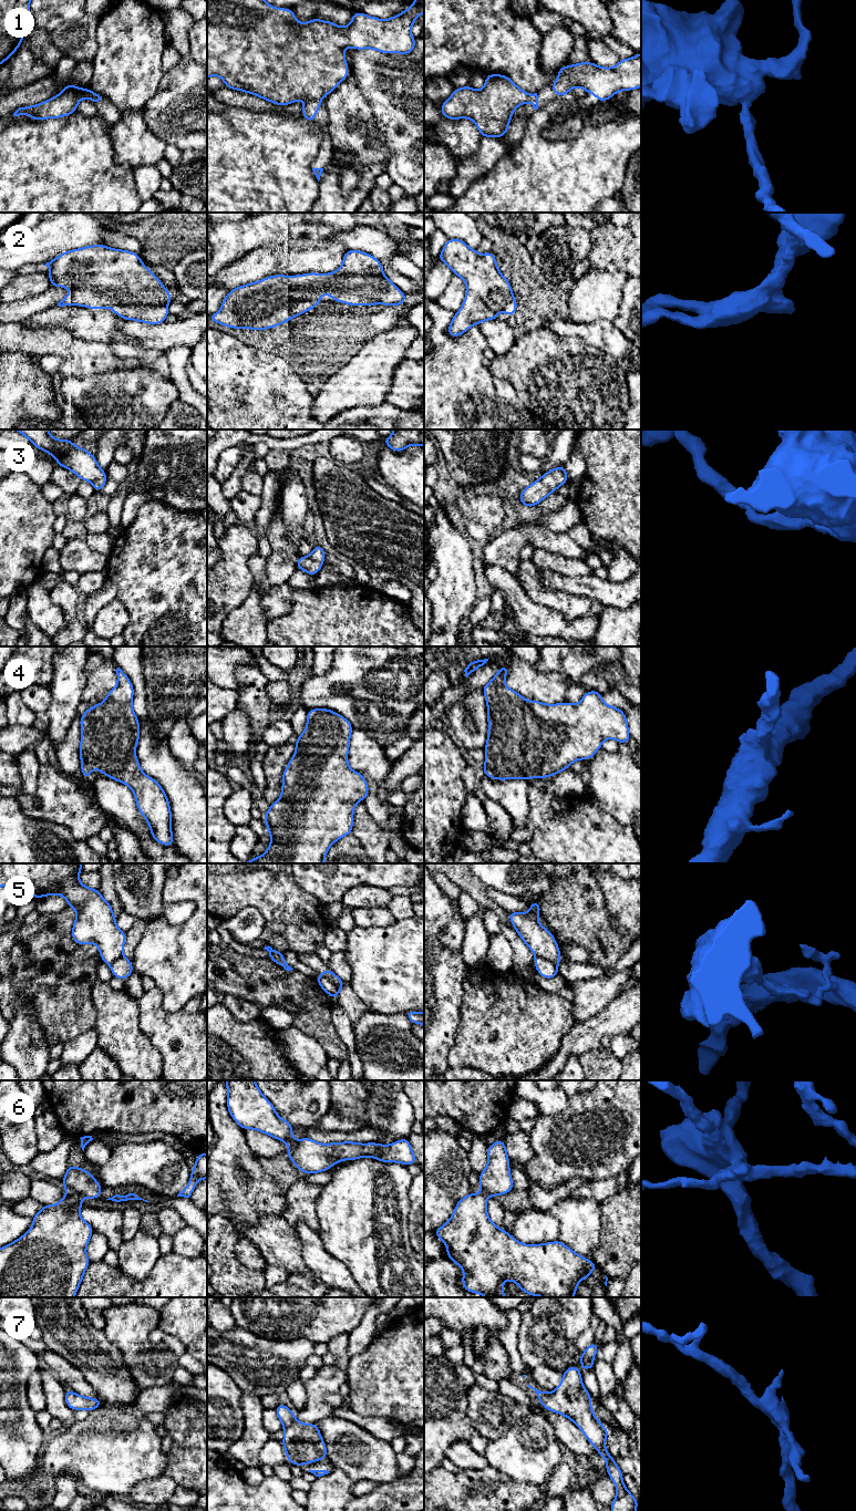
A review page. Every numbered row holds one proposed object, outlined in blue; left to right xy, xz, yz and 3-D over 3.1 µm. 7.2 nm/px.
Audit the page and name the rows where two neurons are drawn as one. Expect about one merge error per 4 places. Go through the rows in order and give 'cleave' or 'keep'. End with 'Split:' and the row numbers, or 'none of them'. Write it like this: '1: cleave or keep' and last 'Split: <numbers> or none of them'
1: cleave
2: keep
3: keep
4: keep
5: cleave
6: cleave
7: keep
Split: 1, 5, 6

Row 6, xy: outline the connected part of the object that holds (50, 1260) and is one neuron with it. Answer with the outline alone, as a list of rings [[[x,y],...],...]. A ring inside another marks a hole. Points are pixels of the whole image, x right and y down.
[[[68,1191],[64,1198],[53,1205],[43,1208],[32,1218],[32,1227],[18,1240],[0,1248],[0,1297],[74,1297],[90,1264],[86,1245],[93,1228],[80,1215],[83,1205],[81,1198]]]

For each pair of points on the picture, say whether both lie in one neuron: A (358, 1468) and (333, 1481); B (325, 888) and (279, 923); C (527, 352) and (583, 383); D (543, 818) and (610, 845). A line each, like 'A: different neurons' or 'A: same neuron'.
A: different neurons
B: different neurons
C: same neuron
D: same neuron

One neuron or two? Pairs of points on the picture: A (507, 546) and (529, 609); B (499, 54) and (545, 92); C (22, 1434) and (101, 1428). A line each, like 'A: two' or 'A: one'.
A: two
B: two
C: two

